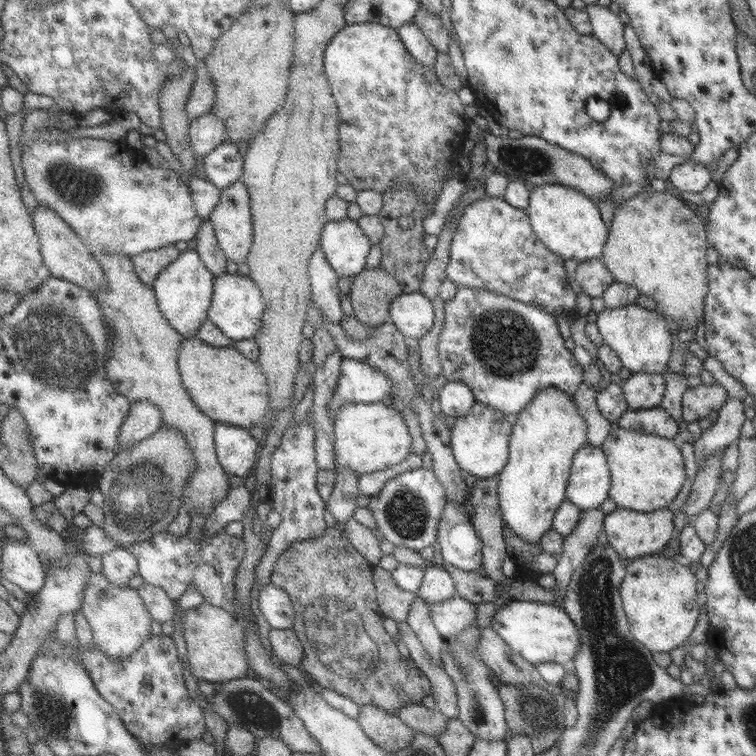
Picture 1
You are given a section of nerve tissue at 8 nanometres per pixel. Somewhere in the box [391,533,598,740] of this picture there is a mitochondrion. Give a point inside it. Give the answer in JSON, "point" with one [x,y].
{"point":[477,712]}

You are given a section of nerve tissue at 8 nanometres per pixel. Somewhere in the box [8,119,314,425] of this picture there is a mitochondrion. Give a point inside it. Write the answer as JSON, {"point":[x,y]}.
{"point":[58,351]}

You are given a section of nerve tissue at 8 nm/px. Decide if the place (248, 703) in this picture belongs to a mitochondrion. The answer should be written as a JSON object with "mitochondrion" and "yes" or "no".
{"mitochondrion":"yes"}

